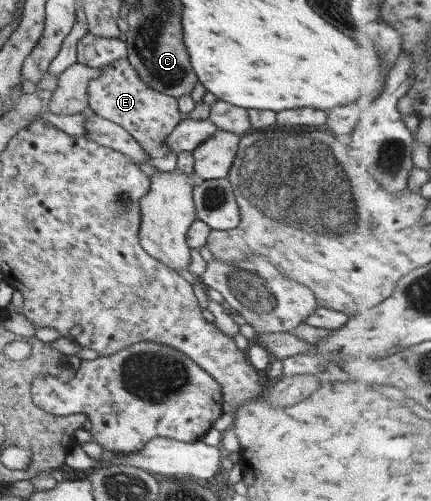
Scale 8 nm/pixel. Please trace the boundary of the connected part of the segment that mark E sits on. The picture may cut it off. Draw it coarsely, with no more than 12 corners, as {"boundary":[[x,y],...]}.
{"boundary":[[127,58],[89,82],[90,111],[134,137],[151,168],[176,171],[178,99]]}

